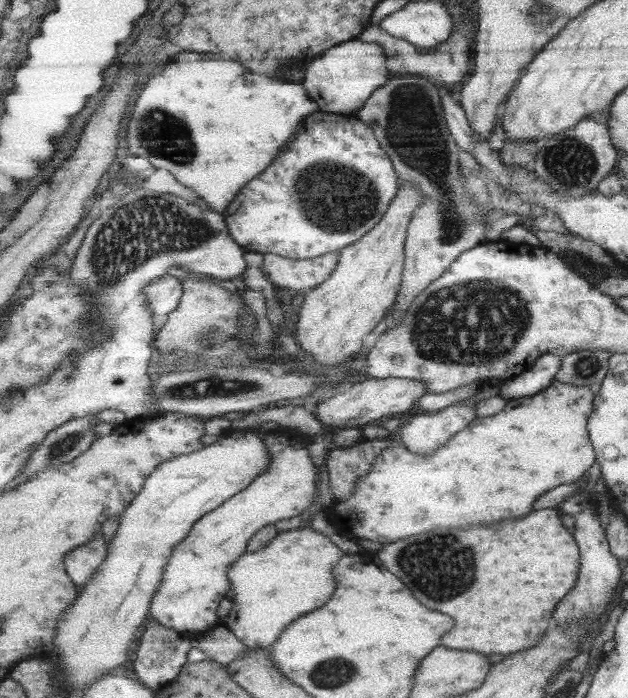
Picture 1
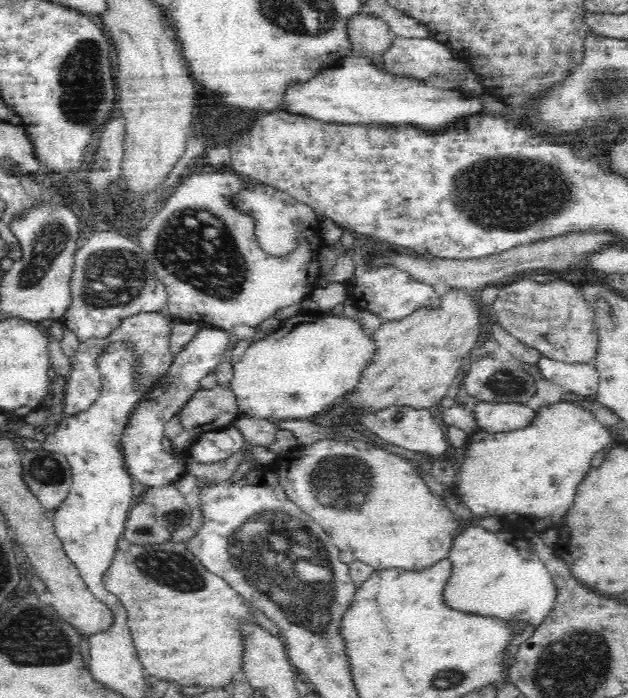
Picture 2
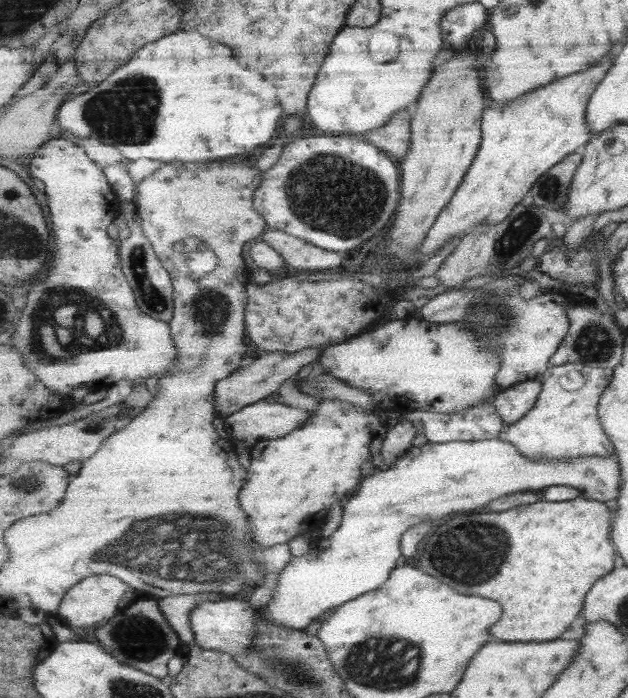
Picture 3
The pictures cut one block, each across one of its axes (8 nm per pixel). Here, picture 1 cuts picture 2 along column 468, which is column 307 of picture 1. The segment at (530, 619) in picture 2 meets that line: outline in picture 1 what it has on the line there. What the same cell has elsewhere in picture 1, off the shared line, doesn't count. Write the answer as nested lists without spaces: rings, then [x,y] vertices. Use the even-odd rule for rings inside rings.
[[[295,528],[285,532],[279,531],[268,545],[261,550],[245,553],[238,562],[234,562],[228,569],[228,577],[232,580],[231,590],[234,593],[233,605],[228,612],[228,619],[225,620],[225,627],[234,632],[238,639],[251,648],[269,649],[280,640],[279,636],[283,630],[297,618],[305,616],[307,612],[313,612],[321,606],[325,606],[335,590],[337,580],[333,574],[335,564],[340,562],[343,552],[331,542],[327,536],[313,530],[313,528]]]

